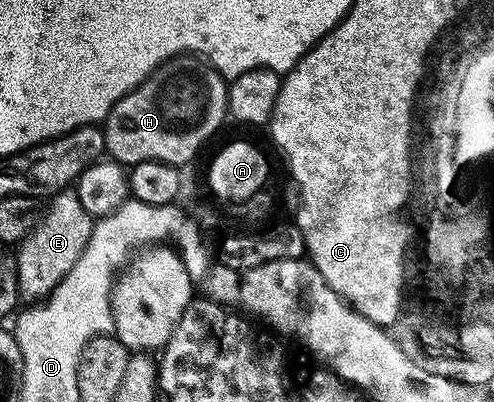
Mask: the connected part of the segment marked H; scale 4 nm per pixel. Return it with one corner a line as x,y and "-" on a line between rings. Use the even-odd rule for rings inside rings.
178,57
158,67
134,91
124,95
103,124
108,158
132,169
143,162
161,162
185,169
185,166
212,141
217,130
230,118
230,84
224,75
197,57

